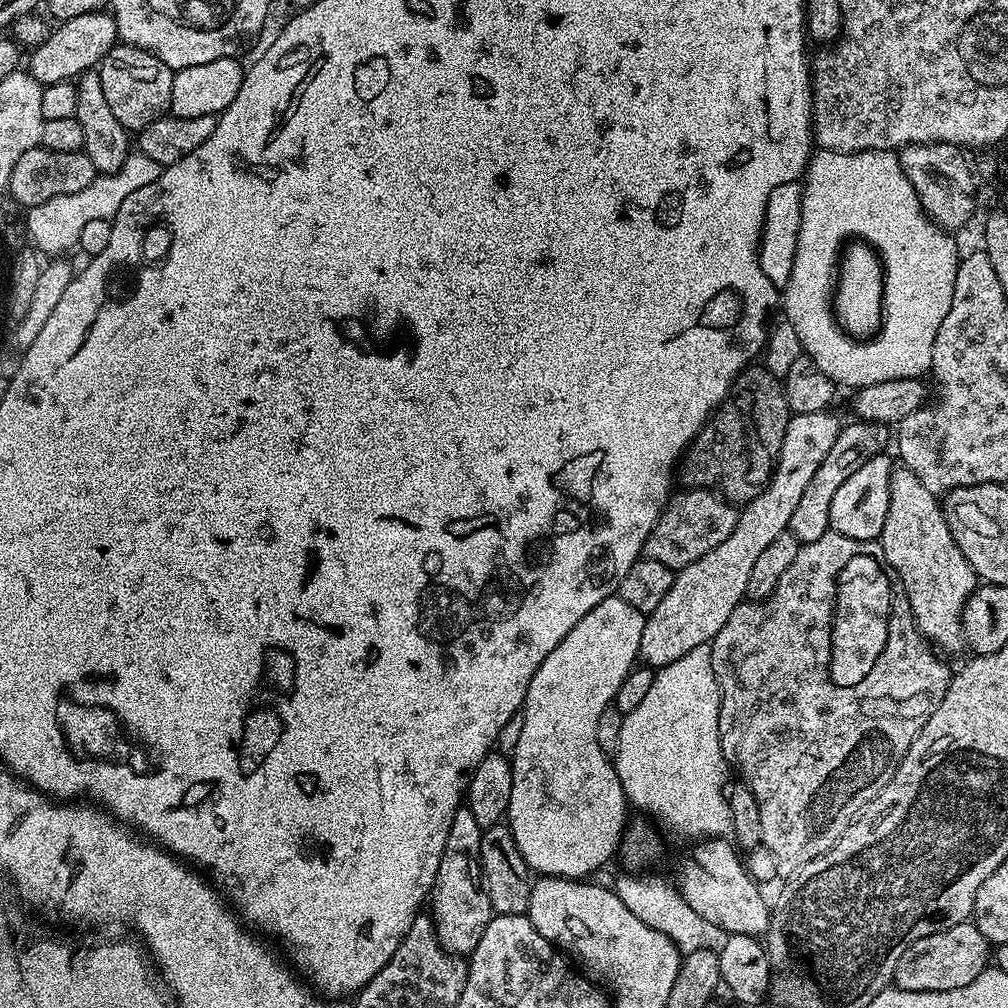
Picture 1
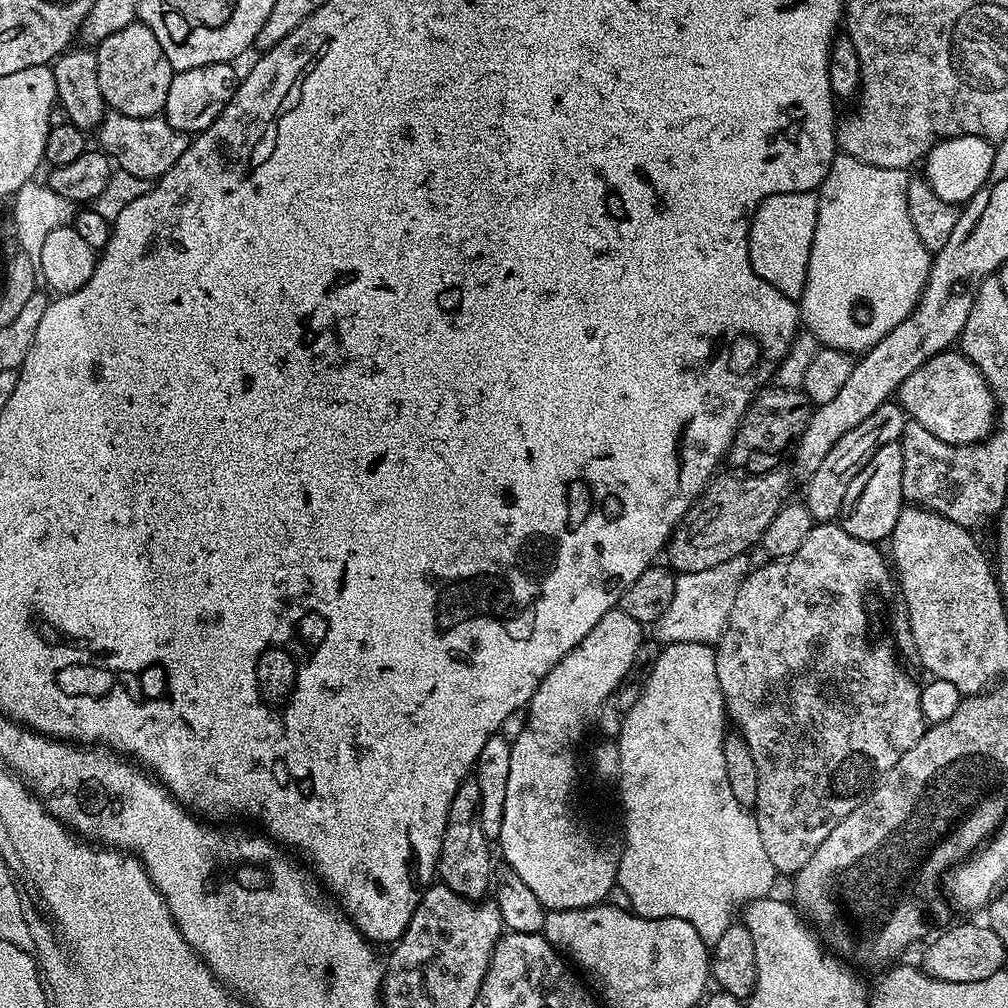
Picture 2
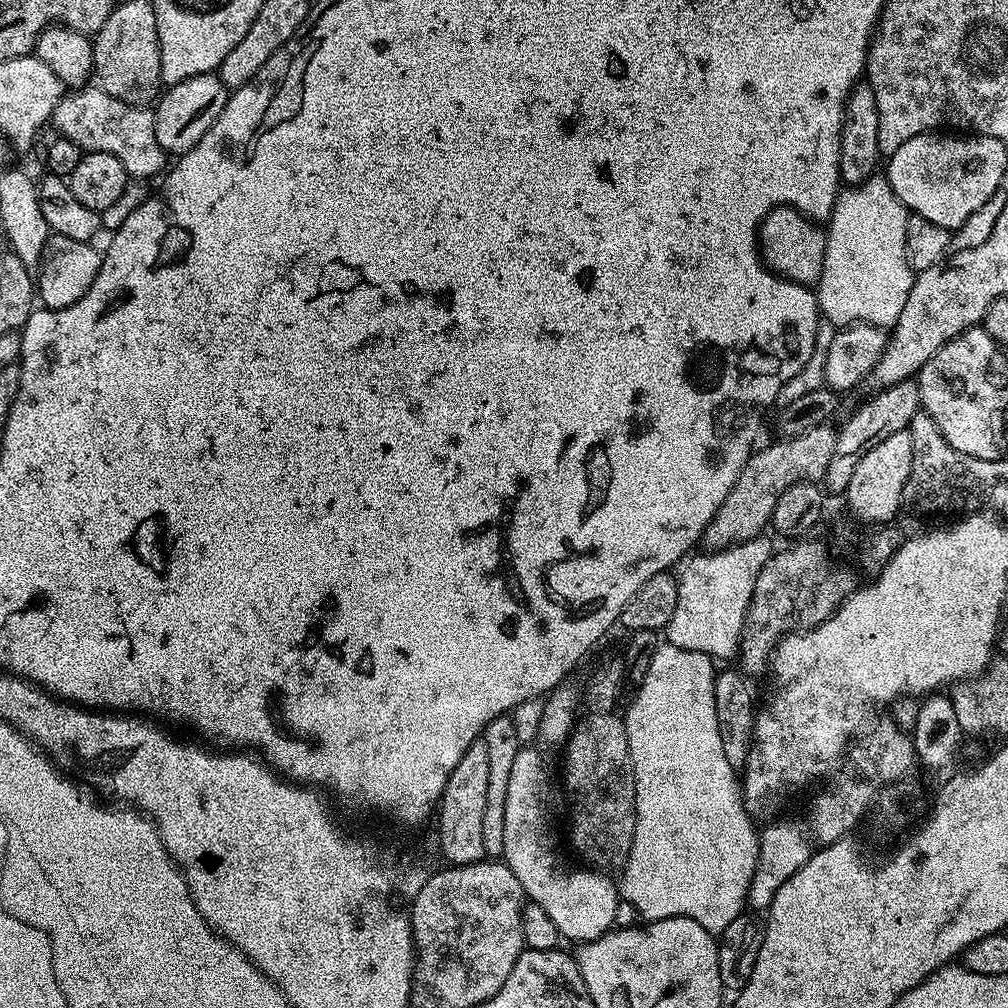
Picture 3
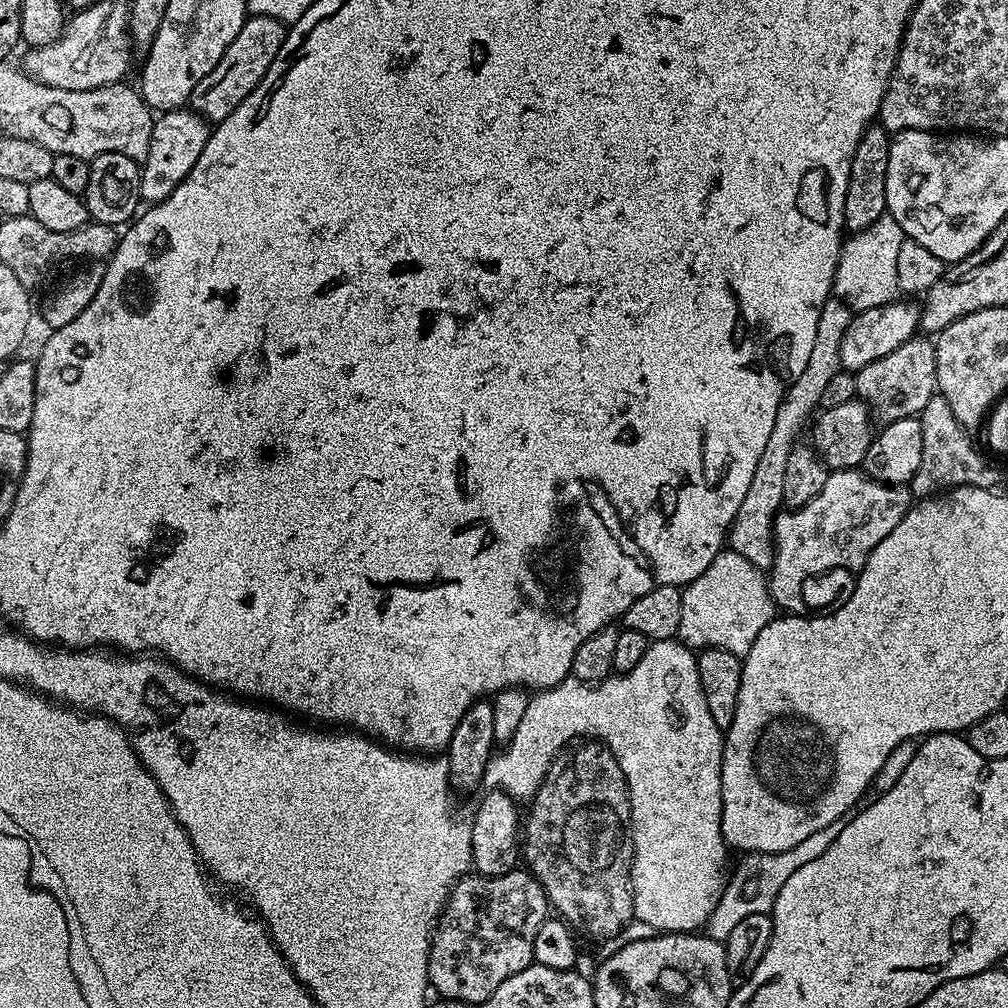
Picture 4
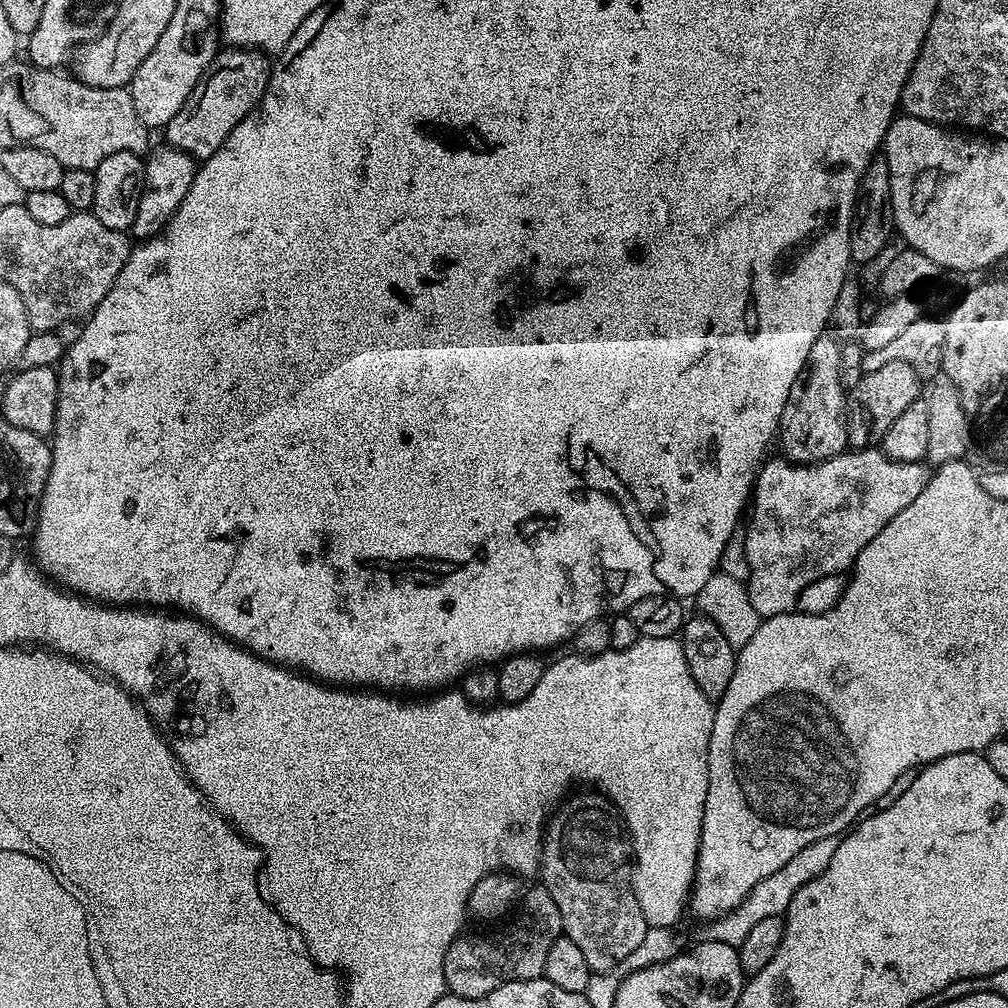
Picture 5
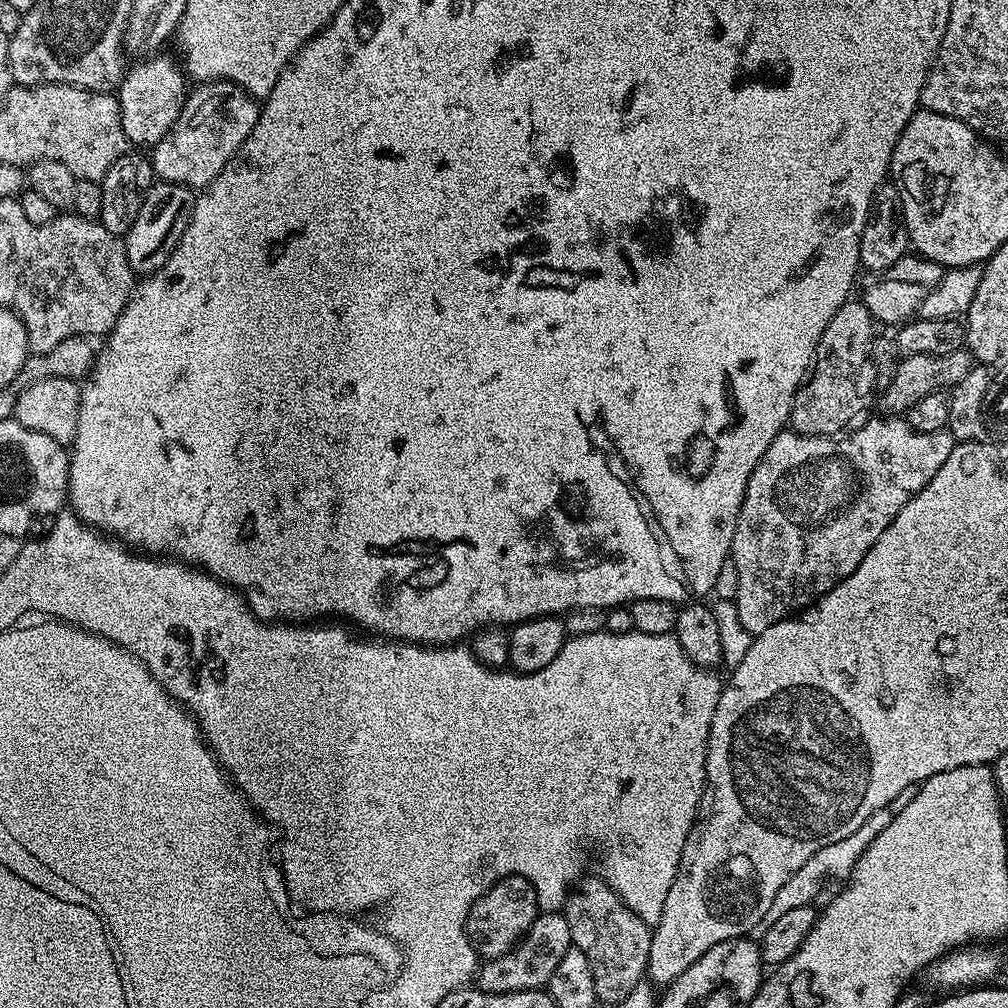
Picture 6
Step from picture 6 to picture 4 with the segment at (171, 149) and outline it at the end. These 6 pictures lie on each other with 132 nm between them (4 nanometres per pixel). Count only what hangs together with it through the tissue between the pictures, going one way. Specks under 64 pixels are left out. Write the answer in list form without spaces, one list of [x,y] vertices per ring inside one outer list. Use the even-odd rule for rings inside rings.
[[[249,15],[245,20],[242,30],[238,30],[238,38],[226,46],[226,54],[194,86],[194,94],[190,101],[192,111],[200,113],[209,122],[219,122],[226,119],[230,113],[262,82],[262,78],[276,61],[278,50],[282,50],[282,42],[286,35],[285,21],[275,20],[269,16]]]

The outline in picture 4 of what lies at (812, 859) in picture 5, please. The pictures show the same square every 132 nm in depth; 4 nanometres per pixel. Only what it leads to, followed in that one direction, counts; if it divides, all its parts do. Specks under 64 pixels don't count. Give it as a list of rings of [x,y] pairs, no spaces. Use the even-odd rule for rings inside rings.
[[[835,819],[830,825],[824,826],[817,833],[810,834],[803,842],[798,842],[797,846],[791,847],[790,850],[775,851],[774,854],[765,852],[747,853],[737,870],[729,877],[727,886],[723,890],[722,898],[719,899],[718,906],[711,912],[706,925],[706,934],[712,940],[721,942],[728,940],[731,930],[742,922],[743,918],[748,918],[753,914],[771,913],[774,902],[777,901],[778,893],[782,886],[799,866],[806,866],[813,858],[818,858],[830,842],[838,838],[842,832],[845,821]]]

